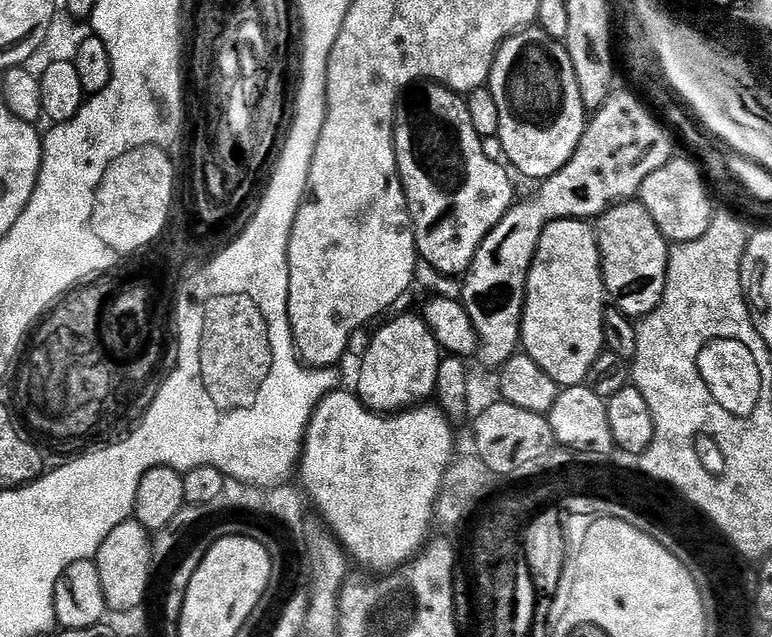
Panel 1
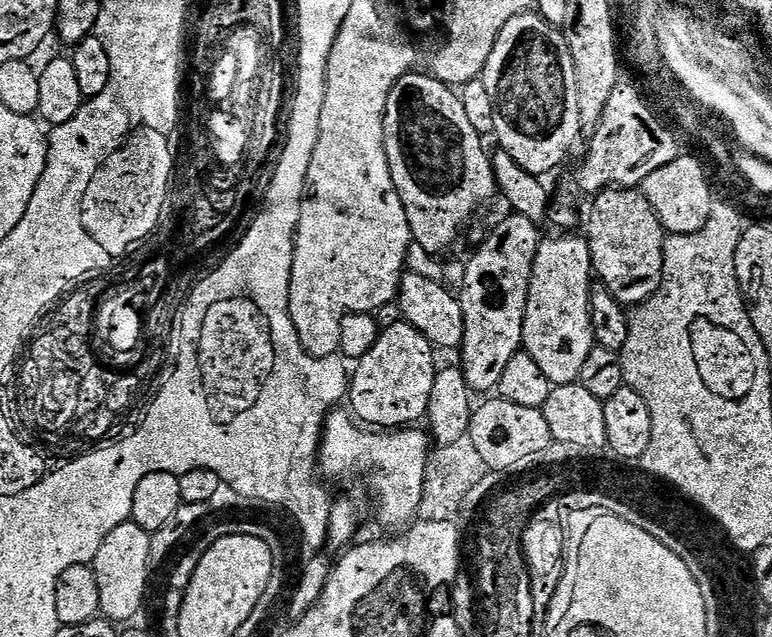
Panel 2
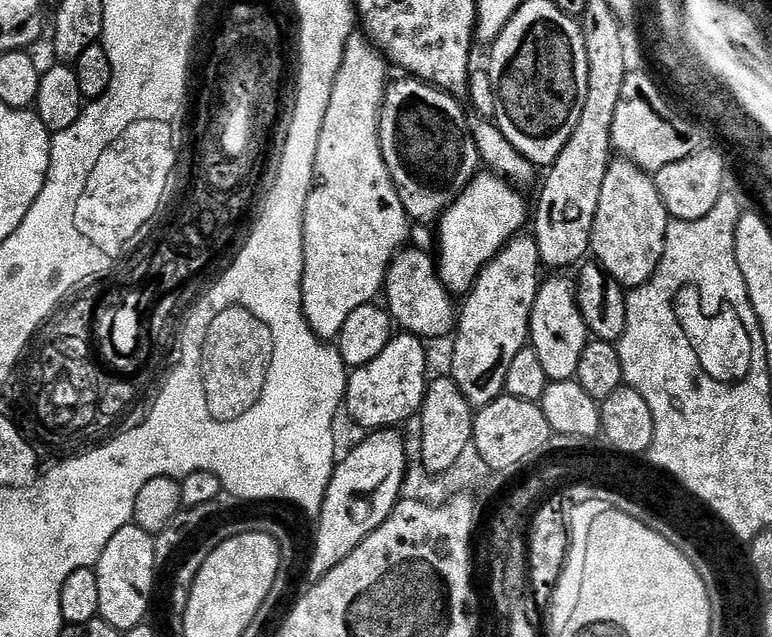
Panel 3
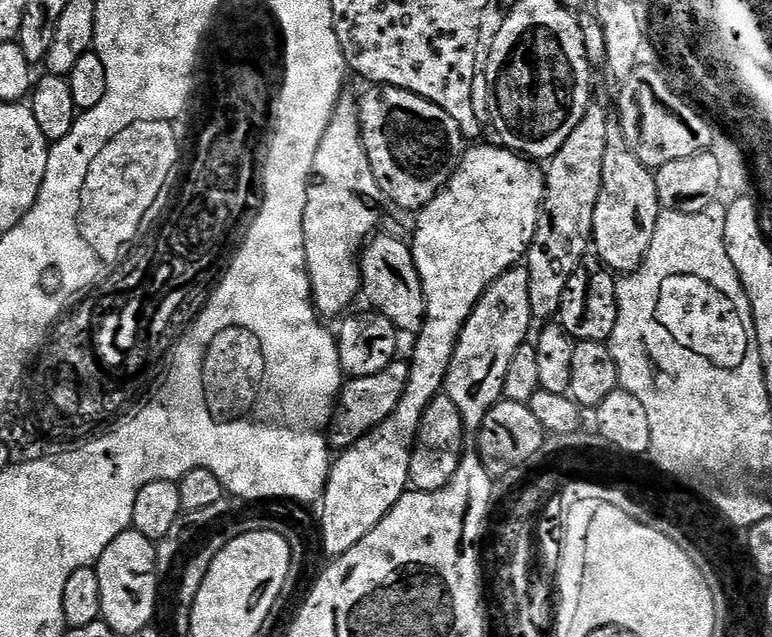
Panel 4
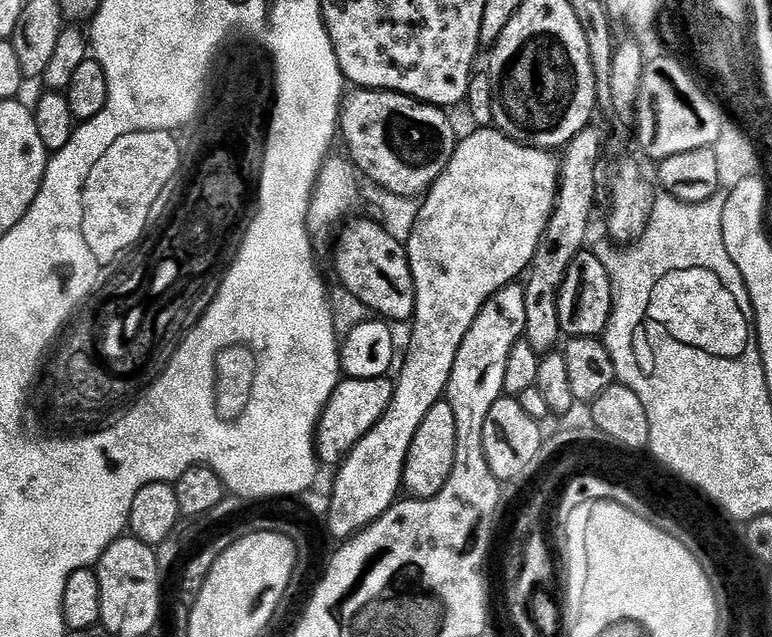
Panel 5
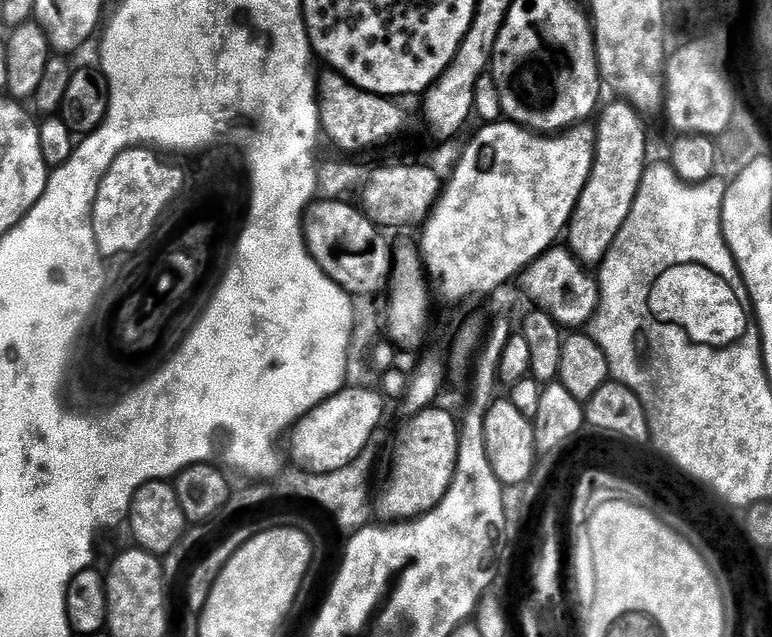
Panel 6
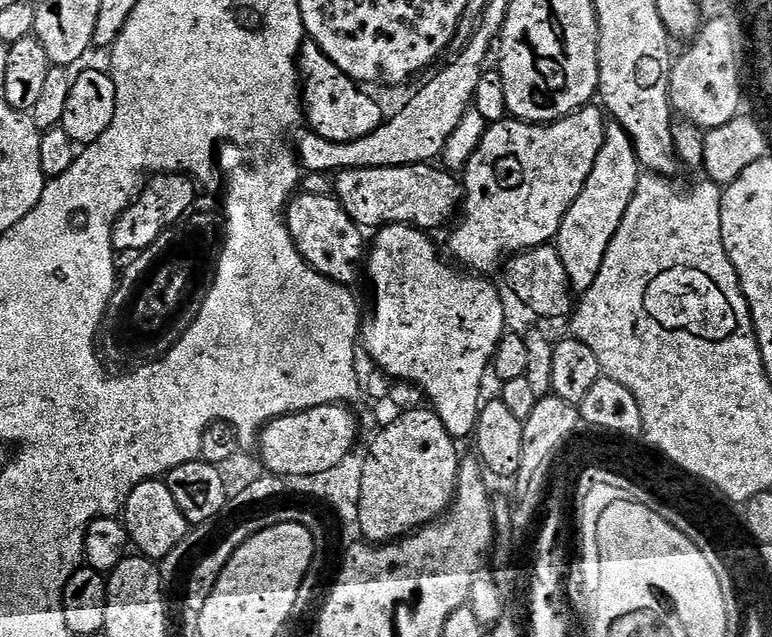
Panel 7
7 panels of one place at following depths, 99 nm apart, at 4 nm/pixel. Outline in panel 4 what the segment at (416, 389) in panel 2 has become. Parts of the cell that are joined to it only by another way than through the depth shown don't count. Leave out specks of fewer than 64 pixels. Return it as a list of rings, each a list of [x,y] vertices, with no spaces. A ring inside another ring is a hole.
[[[400,358],[373,376],[349,379],[340,389],[330,421],[330,431],[327,433],[329,445],[336,450],[346,449],[361,440],[370,430],[374,430],[374,426],[390,418],[394,406],[398,406],[398,398],[402,398],[402,390],[406,390],[407,381],[408,365]]]

